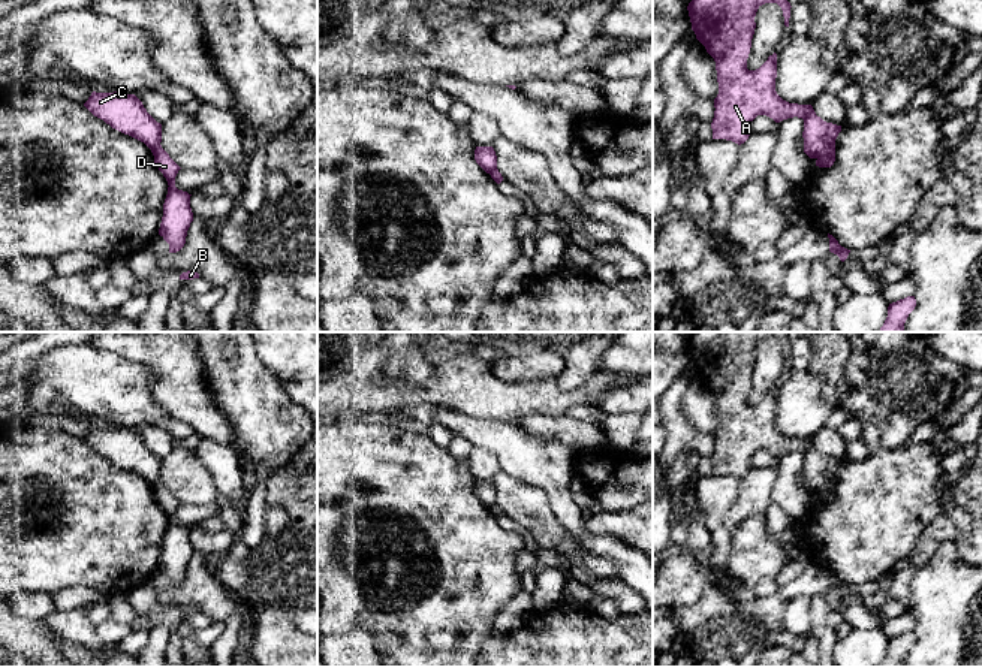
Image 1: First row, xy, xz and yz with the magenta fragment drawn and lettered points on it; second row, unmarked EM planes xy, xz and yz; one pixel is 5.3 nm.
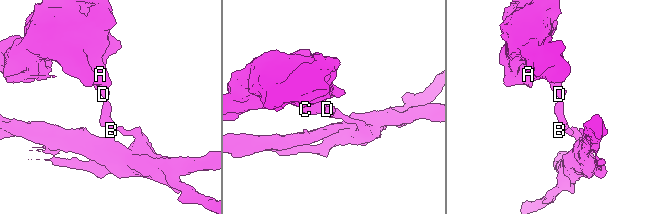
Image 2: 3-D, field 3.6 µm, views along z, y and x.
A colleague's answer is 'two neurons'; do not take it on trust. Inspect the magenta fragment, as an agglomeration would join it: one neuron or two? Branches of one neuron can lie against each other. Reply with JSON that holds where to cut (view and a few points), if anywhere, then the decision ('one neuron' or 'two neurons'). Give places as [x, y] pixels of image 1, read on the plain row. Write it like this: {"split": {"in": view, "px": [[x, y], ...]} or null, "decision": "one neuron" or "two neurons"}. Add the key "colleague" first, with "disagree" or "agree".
{"colleague": "agree", "split": {"in": "yz", "px": [[834, 476], [816, 492]]}, "decision": "two neurons"}

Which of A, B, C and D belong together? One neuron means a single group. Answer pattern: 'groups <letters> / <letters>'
groups A C / B D

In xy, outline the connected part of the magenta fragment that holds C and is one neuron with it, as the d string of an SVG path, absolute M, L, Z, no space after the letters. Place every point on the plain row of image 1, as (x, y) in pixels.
M93 426L84 441L112 464L144 477L154 488L162 477L162 459L135 429Z

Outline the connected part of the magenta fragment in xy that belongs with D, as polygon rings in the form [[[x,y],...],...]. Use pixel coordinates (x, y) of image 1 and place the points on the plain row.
[[[162,480],[153,488],[154,498],[168,516],[168,529],[163,538],[163,552],[159,570],[169,579],[169,588],[180,586],[186,579],[187,565],[193,556],[190,531],[175,522],[175,511],[181,504]]]

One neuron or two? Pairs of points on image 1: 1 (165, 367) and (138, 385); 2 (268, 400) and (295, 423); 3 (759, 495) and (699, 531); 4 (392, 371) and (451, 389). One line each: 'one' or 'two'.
1: two
2: one
3: two
4: two

